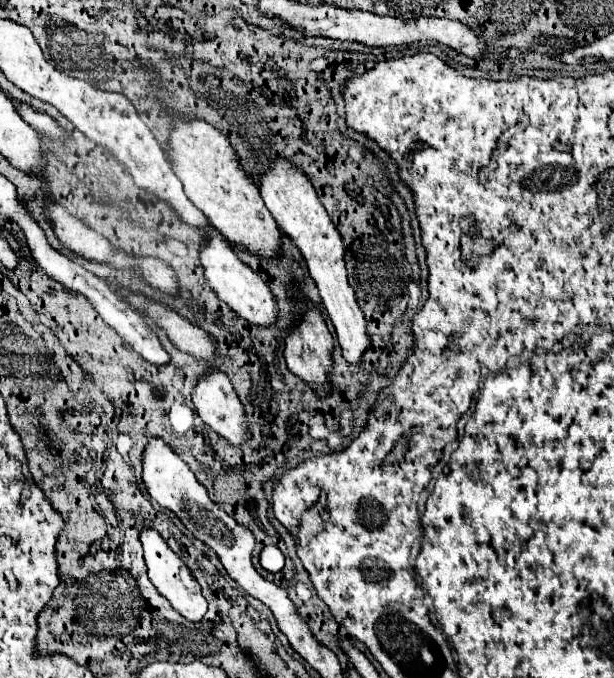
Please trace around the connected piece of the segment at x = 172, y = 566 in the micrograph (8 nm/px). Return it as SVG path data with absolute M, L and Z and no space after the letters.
M145 528L141 532L141 544L145 550L145 562L147 562L147 574L149 580L153 582L153 586L157 588L157 592L161 596L165 596L169 600L169 604L189 622L199 622L205 612L207 612L207 600L201 594L201 586L199 582L193 578L191 570L185 566L185 562L167 546L167 542L151 528Z

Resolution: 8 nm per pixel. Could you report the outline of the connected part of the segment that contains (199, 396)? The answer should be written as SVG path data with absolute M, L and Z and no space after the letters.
M213 368L213 370L207 370L203 372L199 378L197 378L197 384L193 388L193 404L195 404L195 410L199 414L199 418L211 426L217 434L221 434L227 442L231 444L241 444L245 440L249 440L249 432L247 432L247 426L245 426L245 410L243 410L243 404L239 402L235 390L233 390L233 384L229 382L227 374L221 372L219 368Z

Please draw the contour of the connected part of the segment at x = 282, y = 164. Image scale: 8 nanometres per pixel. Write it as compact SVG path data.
M275 160L269 164L269 168L261 174L259 192L277 220L281 232L293 240L293 244L299 248L303 260L307 262L307 270L317 284L321 302L337 330L337 340L343 350L343 358L351 364L359 362L363 352L371 346L371 338L367 336L367 322L363 318L361 308L357 306L357 300L353 296L353 288L347 282L345 272L345 260L343 260L343 242L341 236L331 222L329 214L325 212L323 204L319 202L313 184L309 178L293 166L289 160Z

